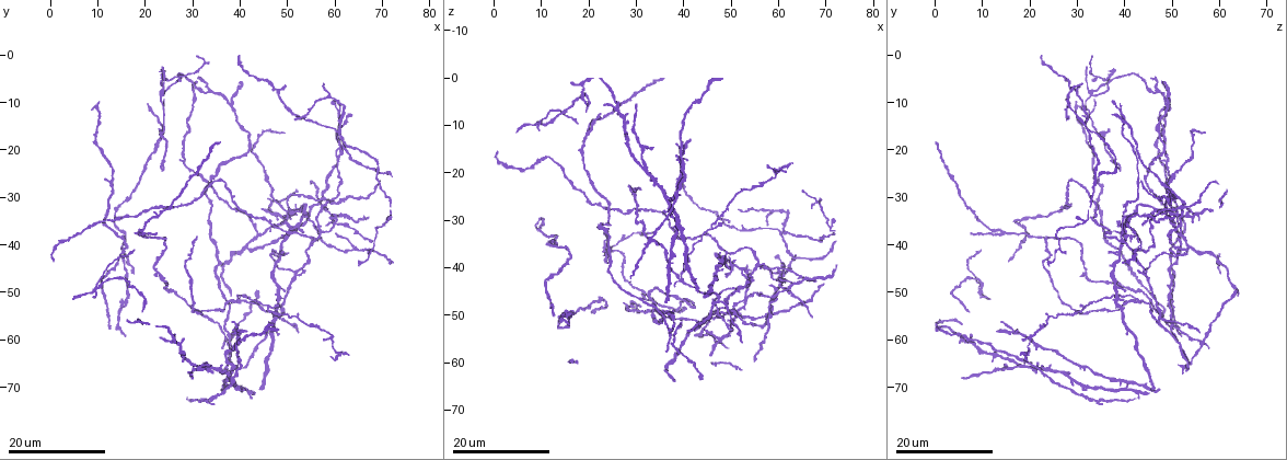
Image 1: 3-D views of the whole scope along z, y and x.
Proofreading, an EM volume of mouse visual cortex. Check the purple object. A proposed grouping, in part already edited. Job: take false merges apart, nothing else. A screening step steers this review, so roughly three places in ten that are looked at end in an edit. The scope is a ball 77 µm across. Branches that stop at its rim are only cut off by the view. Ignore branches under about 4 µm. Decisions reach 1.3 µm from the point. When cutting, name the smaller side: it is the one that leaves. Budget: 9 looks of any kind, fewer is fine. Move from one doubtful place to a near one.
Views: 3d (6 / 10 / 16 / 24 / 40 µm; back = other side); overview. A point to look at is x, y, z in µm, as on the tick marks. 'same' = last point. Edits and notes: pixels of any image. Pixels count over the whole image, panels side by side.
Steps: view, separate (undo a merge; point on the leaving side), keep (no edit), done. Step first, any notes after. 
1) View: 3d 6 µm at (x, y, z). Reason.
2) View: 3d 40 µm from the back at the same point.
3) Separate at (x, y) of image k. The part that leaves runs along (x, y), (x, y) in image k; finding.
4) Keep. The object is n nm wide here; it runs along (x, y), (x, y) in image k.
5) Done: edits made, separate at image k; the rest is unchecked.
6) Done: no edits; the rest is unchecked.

View: 3d 24 µm at (50.0, 37.0, 37.5). Three-way junction.

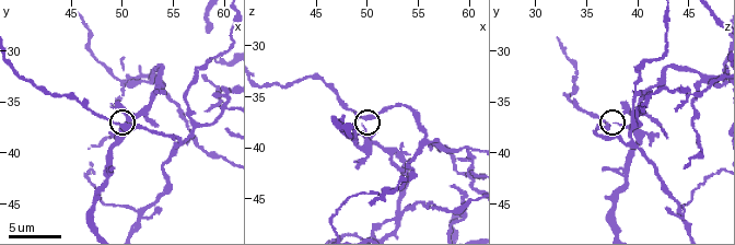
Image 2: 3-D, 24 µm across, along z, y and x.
View: 3d 10 µm at (50.0, 37.4, 37.2). Closer look.

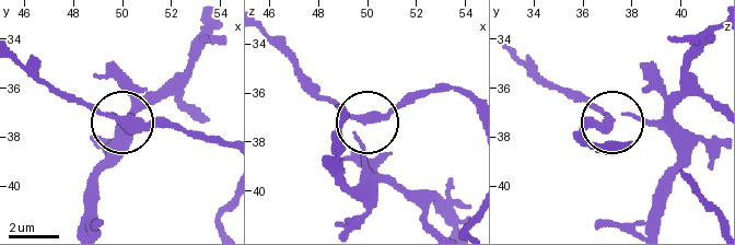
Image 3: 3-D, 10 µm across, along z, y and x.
View: 3d 6 µm at (50.0, 37.3, 37.0).

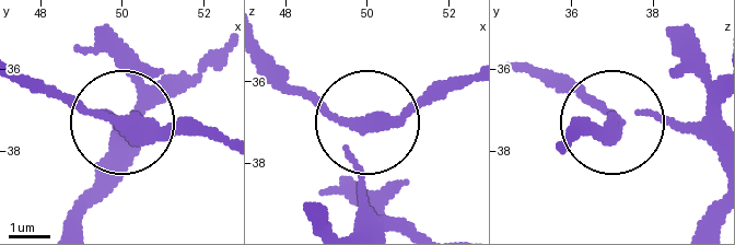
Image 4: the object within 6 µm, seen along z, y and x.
Keep. 3 arms meet here; it runs along (161, 81), (108, 120), (67, 106), (38, 81) in image 4; one neuron here.

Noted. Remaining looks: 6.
View: 3d 24 µm at (50.5, 32.5, 49.0). Looks like a crossing.

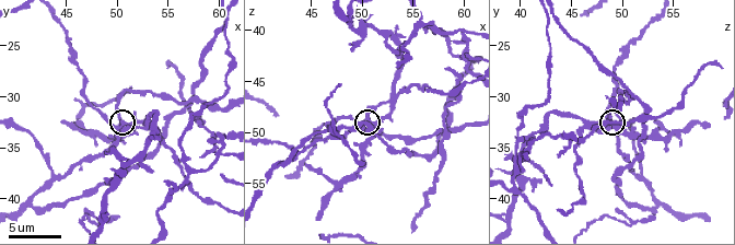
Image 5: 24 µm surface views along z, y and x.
View: 3d 6 µm at (50.6, 32.4, 48.6). Closer look.

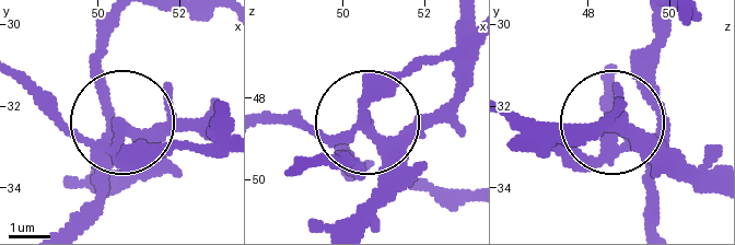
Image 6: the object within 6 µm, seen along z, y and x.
Keep. It runs along (226, 115), (147, 146), (126, 121), (136, 181) in image 6; all the same neuron.

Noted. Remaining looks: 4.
View: 3d 16 µm at (41.4, 40.8, 53.2). Three arms meet.

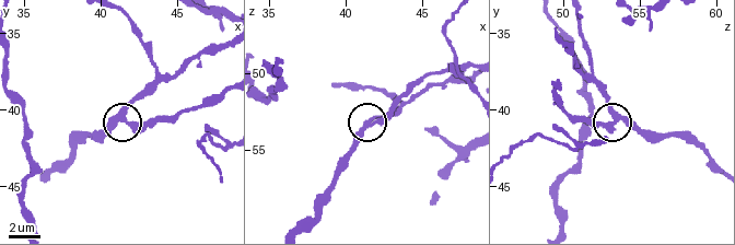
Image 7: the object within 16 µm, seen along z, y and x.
View: 3d 16 µm from the back at (41.4, 40.6, 53.4). From behind.

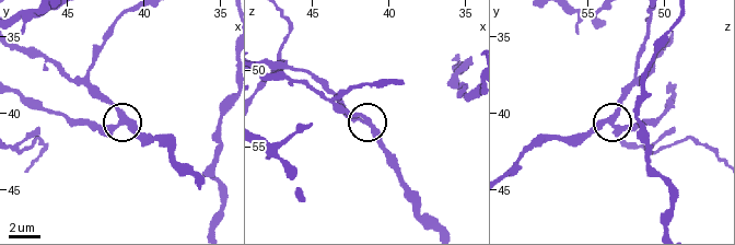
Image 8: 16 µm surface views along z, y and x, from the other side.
Keep. The object is 280 nm wide here; continuous, no second neuron.

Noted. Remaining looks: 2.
View: 3d 16 µm at (39.5, 51.5, 42.0). Four arms meet.

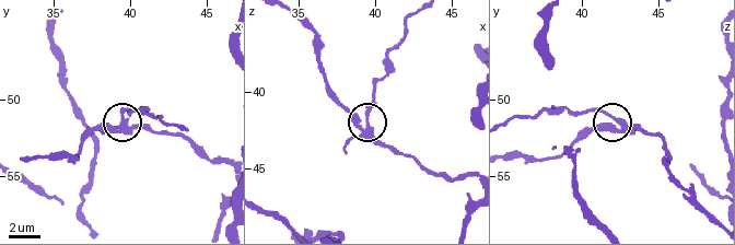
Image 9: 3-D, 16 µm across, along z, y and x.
View: 3d 6 µm at (39.6, 51.6, 42.4).

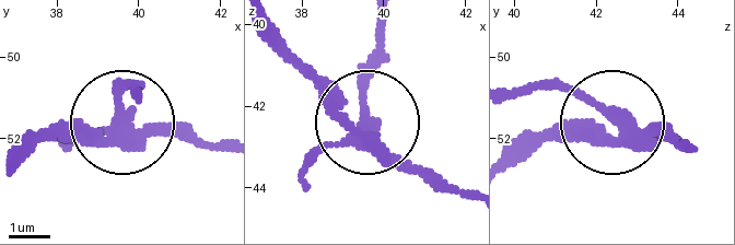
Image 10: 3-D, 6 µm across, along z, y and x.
Separate at (66, 150) of image 10. The object is 290 nm wide here; the part that leaves runs along (628, 131), (580, 97), (516, 90) in image 10; two neurons meet here.

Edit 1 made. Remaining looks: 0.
Done: edits made, separate at image 10; the rest is unchecked.

